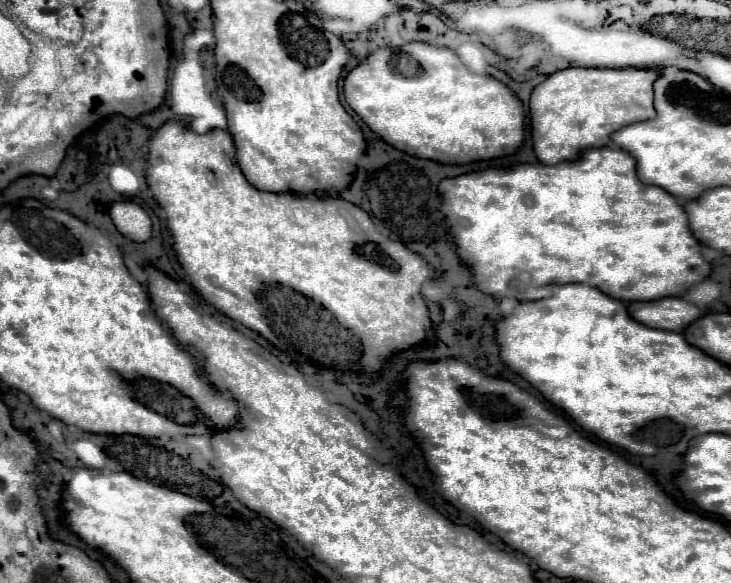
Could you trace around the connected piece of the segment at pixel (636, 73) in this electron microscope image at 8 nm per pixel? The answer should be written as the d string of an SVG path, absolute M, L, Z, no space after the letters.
M566 68L550 74L540 86L536 86L530 94L530 114L532 114L532 142L534 142L534 154L542 164L560 164L562 160L574 160L582 148L602 148L610 144L610 132L618 132L618 128L624 128L626 124L636 124L642 120L654 118L654 80L662 76L660 70L638 70L638 68L626 68L626 70L600 70L600 68Z

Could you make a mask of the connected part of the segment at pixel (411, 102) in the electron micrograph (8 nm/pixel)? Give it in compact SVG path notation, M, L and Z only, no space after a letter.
M426 42L372 52L346 76L344 98L390 146L440 164L504 158L524 144L524 110L510 88L470 72L452 50Z

